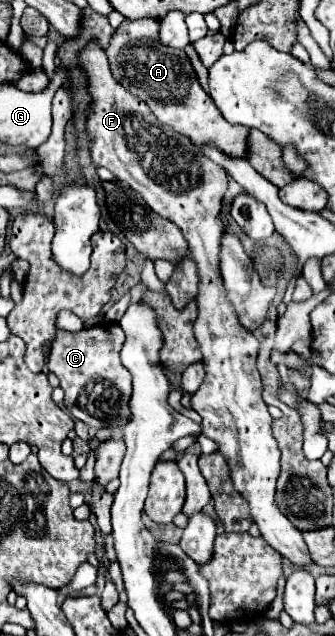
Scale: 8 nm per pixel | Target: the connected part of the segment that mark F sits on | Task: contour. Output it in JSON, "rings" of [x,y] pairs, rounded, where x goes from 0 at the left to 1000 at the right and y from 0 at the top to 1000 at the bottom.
{"rings":[[[266,68],[254,74],[242,96],[272,124],[266,146],[278,153],[278,165],[260,203],[278,225],[278,256],[343,272],[427,310],[451,332],[522,351],[564,382],[564,404],[594,420],[600,448],[588,467],[594,498],[582,505],[582,530],[606,555],[612,596],[570,624],[570,640],[606,659],[606,684],[654,697],[654,712],[690,734],[696,763],[737,785],[749,810],[779,832],[779,844],[881,892],[916,892],[934,879],[899,835],[881,832],[821,794],[821,759],[833,750],[839,712],[827,706],[827,693],[809,687],[809,653],[779,624],[779,590],[761,574],[773,536],[713,508],[654,429],[654,392],[666,369],[654,335],[678,300],[678,269],[660,259],[630,256],[630,250],[612,247],[606,237],[558,215],[522,209],[504,197],[475,193],[415,153],[367,140],[331,118],[319,86],[290,68]]]}

